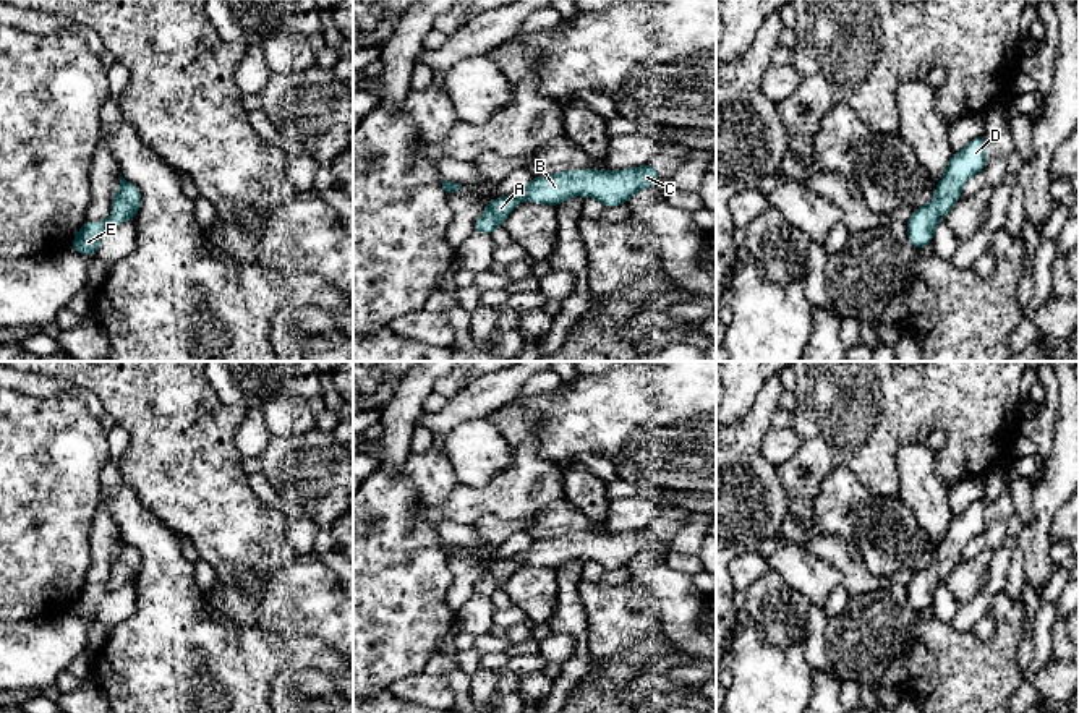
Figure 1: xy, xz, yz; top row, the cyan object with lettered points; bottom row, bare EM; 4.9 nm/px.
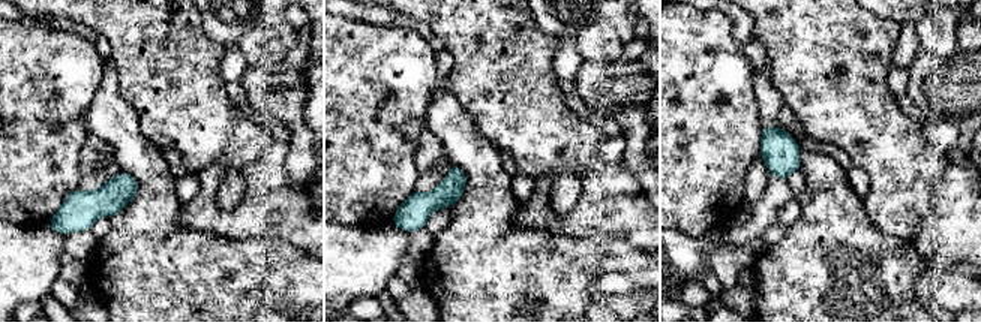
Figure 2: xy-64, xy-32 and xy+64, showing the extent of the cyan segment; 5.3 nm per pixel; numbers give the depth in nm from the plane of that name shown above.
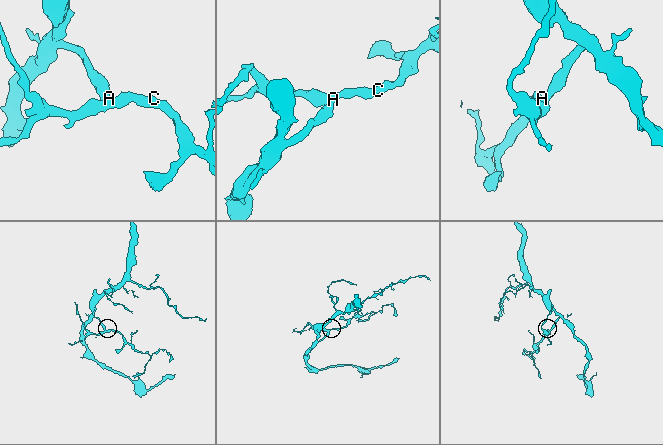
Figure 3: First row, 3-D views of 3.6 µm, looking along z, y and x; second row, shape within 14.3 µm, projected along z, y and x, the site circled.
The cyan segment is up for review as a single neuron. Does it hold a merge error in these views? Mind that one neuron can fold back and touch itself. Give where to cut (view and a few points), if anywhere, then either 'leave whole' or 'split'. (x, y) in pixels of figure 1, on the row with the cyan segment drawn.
no cut; leave whole

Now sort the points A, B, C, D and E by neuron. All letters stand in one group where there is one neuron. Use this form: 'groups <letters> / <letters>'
groups A B C D E

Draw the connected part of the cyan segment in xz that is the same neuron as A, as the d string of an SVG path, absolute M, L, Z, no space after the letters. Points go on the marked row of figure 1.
M651 164L627 170L585 169L533 177L517 193L491 201L473 224L473 232L491 235L520 201L557 207L572 196L585 196L601 201L604 207L612 207L627 203L640 190L658 183L659 173Z

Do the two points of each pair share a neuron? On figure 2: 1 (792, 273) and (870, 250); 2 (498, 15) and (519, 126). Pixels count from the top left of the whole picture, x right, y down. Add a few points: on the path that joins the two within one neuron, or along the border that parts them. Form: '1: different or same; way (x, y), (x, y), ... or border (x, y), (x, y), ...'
1: same; way (812, 273), (848, 273), (851, 270)
2: same; way (498, 42), (503, 78), (515, 99)

